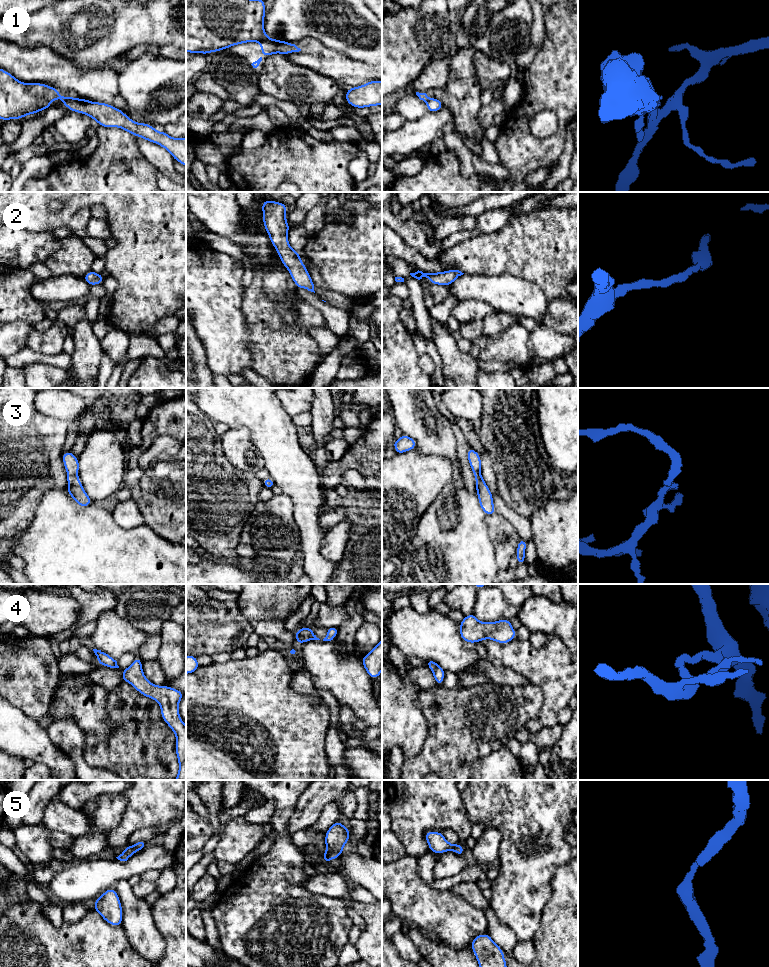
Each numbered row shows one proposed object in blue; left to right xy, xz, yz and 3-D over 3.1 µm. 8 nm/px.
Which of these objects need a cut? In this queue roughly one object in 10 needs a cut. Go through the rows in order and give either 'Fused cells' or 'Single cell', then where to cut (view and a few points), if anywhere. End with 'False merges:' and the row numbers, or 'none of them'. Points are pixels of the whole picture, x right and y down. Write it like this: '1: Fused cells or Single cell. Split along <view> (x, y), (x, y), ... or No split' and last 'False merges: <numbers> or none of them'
1: Fused cells. Split along xy (78, 98), (61, 99)
2: Single cell. No split
3: Single cell. No split
4: Single cell. No split
5: Single cell. No split
False merges: 1

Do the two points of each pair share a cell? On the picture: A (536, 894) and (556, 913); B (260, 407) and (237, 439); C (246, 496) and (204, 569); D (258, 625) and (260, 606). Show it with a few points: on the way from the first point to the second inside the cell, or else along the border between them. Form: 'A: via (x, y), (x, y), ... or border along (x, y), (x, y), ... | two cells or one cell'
A: border along (552, 880), (551, 897), (543, 909), (539, 925) | two cells
B: border along (229, 427), (245, 428), (257, 449) | two cells
C: border along (214, 558), (234, 561), (236, 563) | two cells
D: border along (250, 620), (280, 620), (282, 622) | two cells

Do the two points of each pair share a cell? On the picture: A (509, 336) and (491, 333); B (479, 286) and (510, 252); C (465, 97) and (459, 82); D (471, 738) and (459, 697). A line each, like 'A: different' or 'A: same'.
A: different
B: different
C: same
D: same

